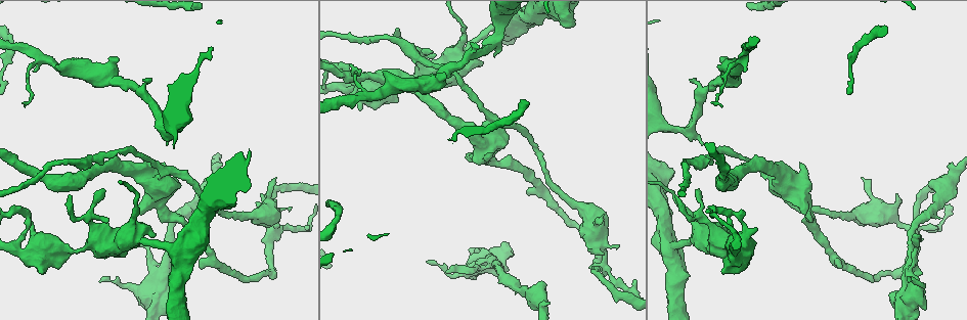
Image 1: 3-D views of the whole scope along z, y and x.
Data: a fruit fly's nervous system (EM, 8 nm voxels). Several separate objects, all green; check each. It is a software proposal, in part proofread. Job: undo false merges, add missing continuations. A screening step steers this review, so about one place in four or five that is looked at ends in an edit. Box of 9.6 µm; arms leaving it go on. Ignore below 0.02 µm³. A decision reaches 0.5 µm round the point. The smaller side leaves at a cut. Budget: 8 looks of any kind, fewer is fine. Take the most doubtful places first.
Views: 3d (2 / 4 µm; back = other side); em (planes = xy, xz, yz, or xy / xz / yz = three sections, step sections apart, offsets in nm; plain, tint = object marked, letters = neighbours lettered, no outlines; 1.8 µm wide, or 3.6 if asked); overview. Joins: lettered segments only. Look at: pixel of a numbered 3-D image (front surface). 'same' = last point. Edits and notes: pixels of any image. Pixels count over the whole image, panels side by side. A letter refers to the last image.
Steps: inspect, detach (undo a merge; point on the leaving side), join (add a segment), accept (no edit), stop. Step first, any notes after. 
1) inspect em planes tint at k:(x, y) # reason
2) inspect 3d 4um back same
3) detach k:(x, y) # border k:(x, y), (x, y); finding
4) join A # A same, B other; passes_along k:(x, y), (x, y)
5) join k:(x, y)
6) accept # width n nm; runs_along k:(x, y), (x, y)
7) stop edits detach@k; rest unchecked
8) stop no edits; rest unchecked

inspect 3d 2um at 1:(274, 231) # sudden change in width

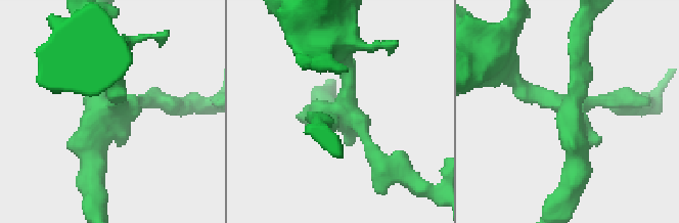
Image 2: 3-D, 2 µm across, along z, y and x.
inspect em yz step 4 tint at 2:(571, 114)

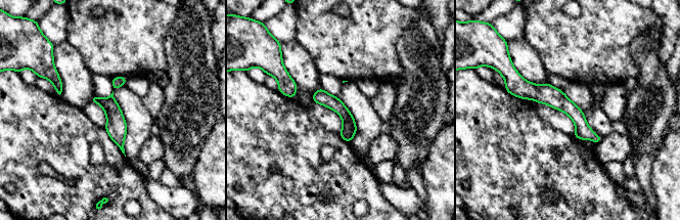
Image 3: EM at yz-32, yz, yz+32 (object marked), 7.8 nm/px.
inspect em planes letters same # cut it another way

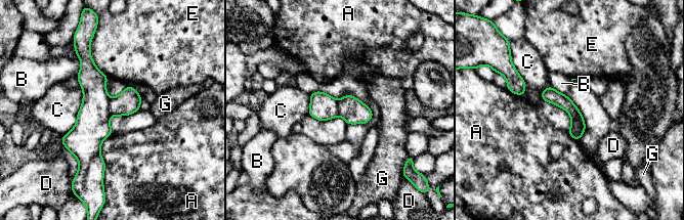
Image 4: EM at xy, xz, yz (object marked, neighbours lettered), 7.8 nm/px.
detach 4:(563, 101) # width 110 nm; longest_contact C 420 nm; A other, B other, C other, D other, E other, G other; two neurons meet here

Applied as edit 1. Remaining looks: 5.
inspect overview # redraw

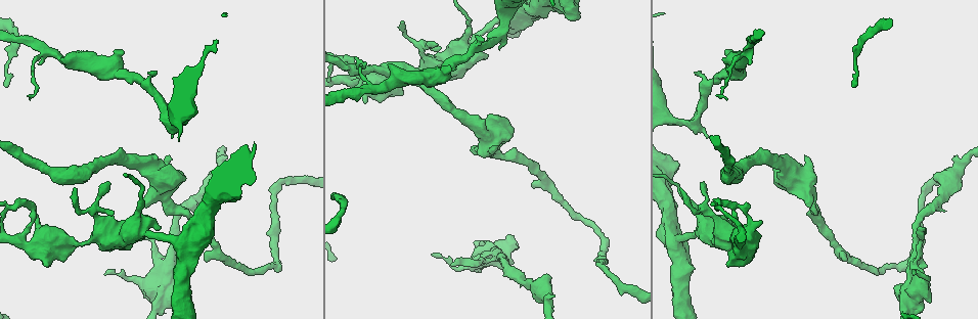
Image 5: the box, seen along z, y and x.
inspect 3d 4um at 5:(114, 66) # sudden change in width

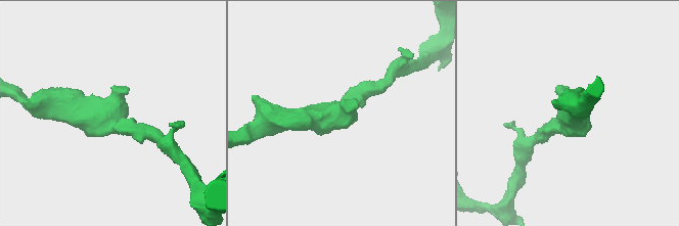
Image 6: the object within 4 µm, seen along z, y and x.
inspect em planes plain at 6:(112, 114)

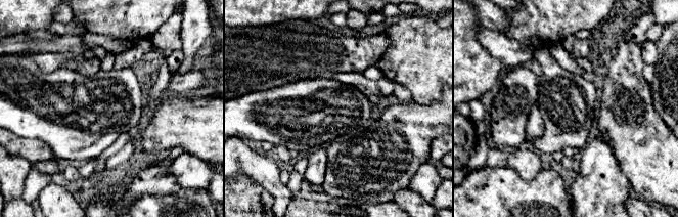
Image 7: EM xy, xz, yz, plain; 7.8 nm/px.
inspect em planes letters same

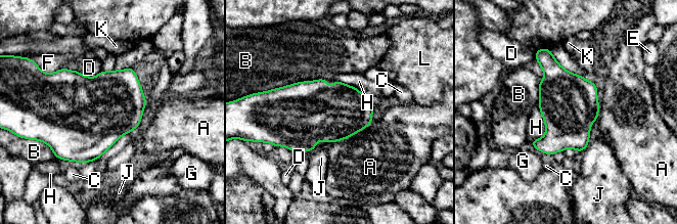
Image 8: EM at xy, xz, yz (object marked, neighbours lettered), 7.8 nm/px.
accept # longest_contact B 440 nm; A other, B other, C other, D other, E other, F other, G other, H other, J other, K other, L other; border 8:(538, 105), (545, 133), (529, 141); continuous, no second neuron

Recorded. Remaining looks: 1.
inspect em planes letters at 5:(762, 223) # thick end

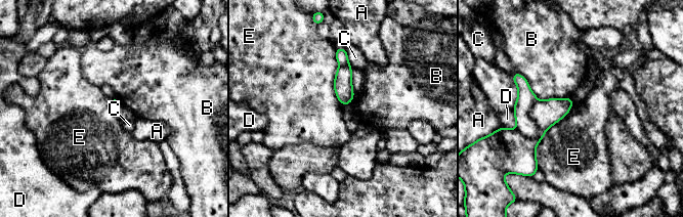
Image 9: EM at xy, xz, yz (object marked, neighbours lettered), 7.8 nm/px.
detach 9:(525, 99) # A other, B other, C other, D other, E other; border 9:(536, 100), (528, 117), (545, 131); two neurons meet here

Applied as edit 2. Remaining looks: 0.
stop edits detach@4, detach@9; rest unchecked

